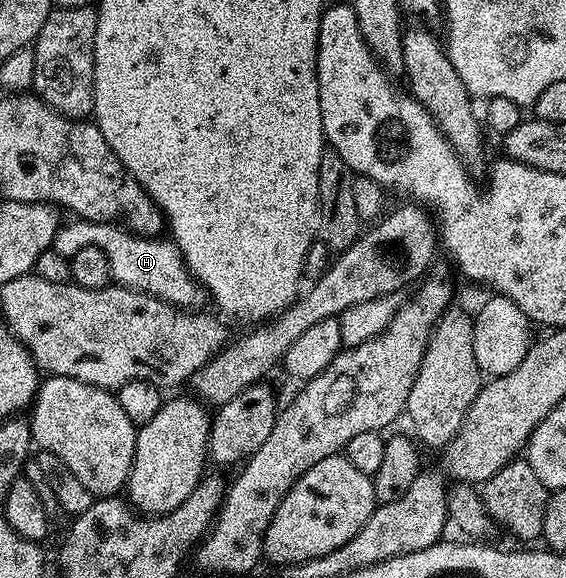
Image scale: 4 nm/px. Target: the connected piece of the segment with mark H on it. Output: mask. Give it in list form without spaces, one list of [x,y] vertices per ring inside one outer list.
[[[69,220],[58,230],[51,247],[59,256],[70,258],[79,252],[79,248],[94,246],[107,256],[107,264],[111,264],[111,276],[118,286],[127,290],[138,290],[152,298],[163,300],[181,310],[200,311],[204,302],[210,301],[211,295],[187,268],[183,256],[171,240],[164,242],[164,237],[144,238],[141,234],[133,234],[130,230],[111,222],[86,222]]]

